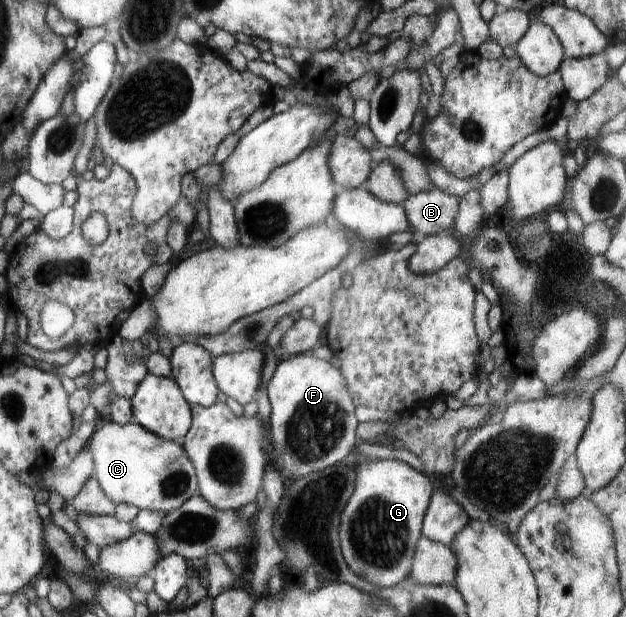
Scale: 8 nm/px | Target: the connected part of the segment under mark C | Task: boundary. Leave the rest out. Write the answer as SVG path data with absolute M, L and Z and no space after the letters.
M107 422L96 429L87 446L93 460L92 478L115 506L131 504L138 510L167 514L199 494L193 466L181 443L160 438L139 424Z

